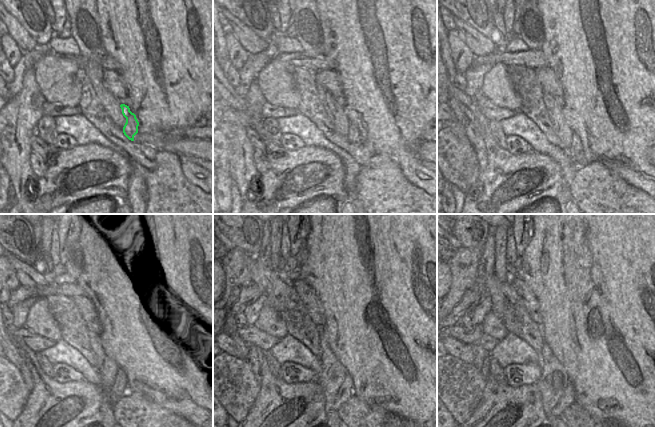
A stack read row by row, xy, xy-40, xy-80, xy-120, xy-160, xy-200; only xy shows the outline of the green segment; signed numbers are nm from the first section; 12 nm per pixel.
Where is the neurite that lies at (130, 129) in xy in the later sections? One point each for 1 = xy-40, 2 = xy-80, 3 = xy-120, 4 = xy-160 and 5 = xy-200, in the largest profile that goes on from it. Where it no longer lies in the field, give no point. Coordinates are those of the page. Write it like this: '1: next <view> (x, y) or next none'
1: next xy-40 (353, 136)
2: next xy-80 (580, 158)
3: next xy-120 (118, 390)
4: next xy-160 (345, 391)
5: next xy-200 (568, 397)

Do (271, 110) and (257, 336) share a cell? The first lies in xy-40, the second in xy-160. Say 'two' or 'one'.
one

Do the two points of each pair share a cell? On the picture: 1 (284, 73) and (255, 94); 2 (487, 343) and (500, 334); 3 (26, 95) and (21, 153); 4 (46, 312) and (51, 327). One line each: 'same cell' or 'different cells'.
1: different cells
2: different cells
3: same cell
4: same cell

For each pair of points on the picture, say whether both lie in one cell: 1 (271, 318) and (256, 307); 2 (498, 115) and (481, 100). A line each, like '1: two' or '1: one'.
1: two
2: one

